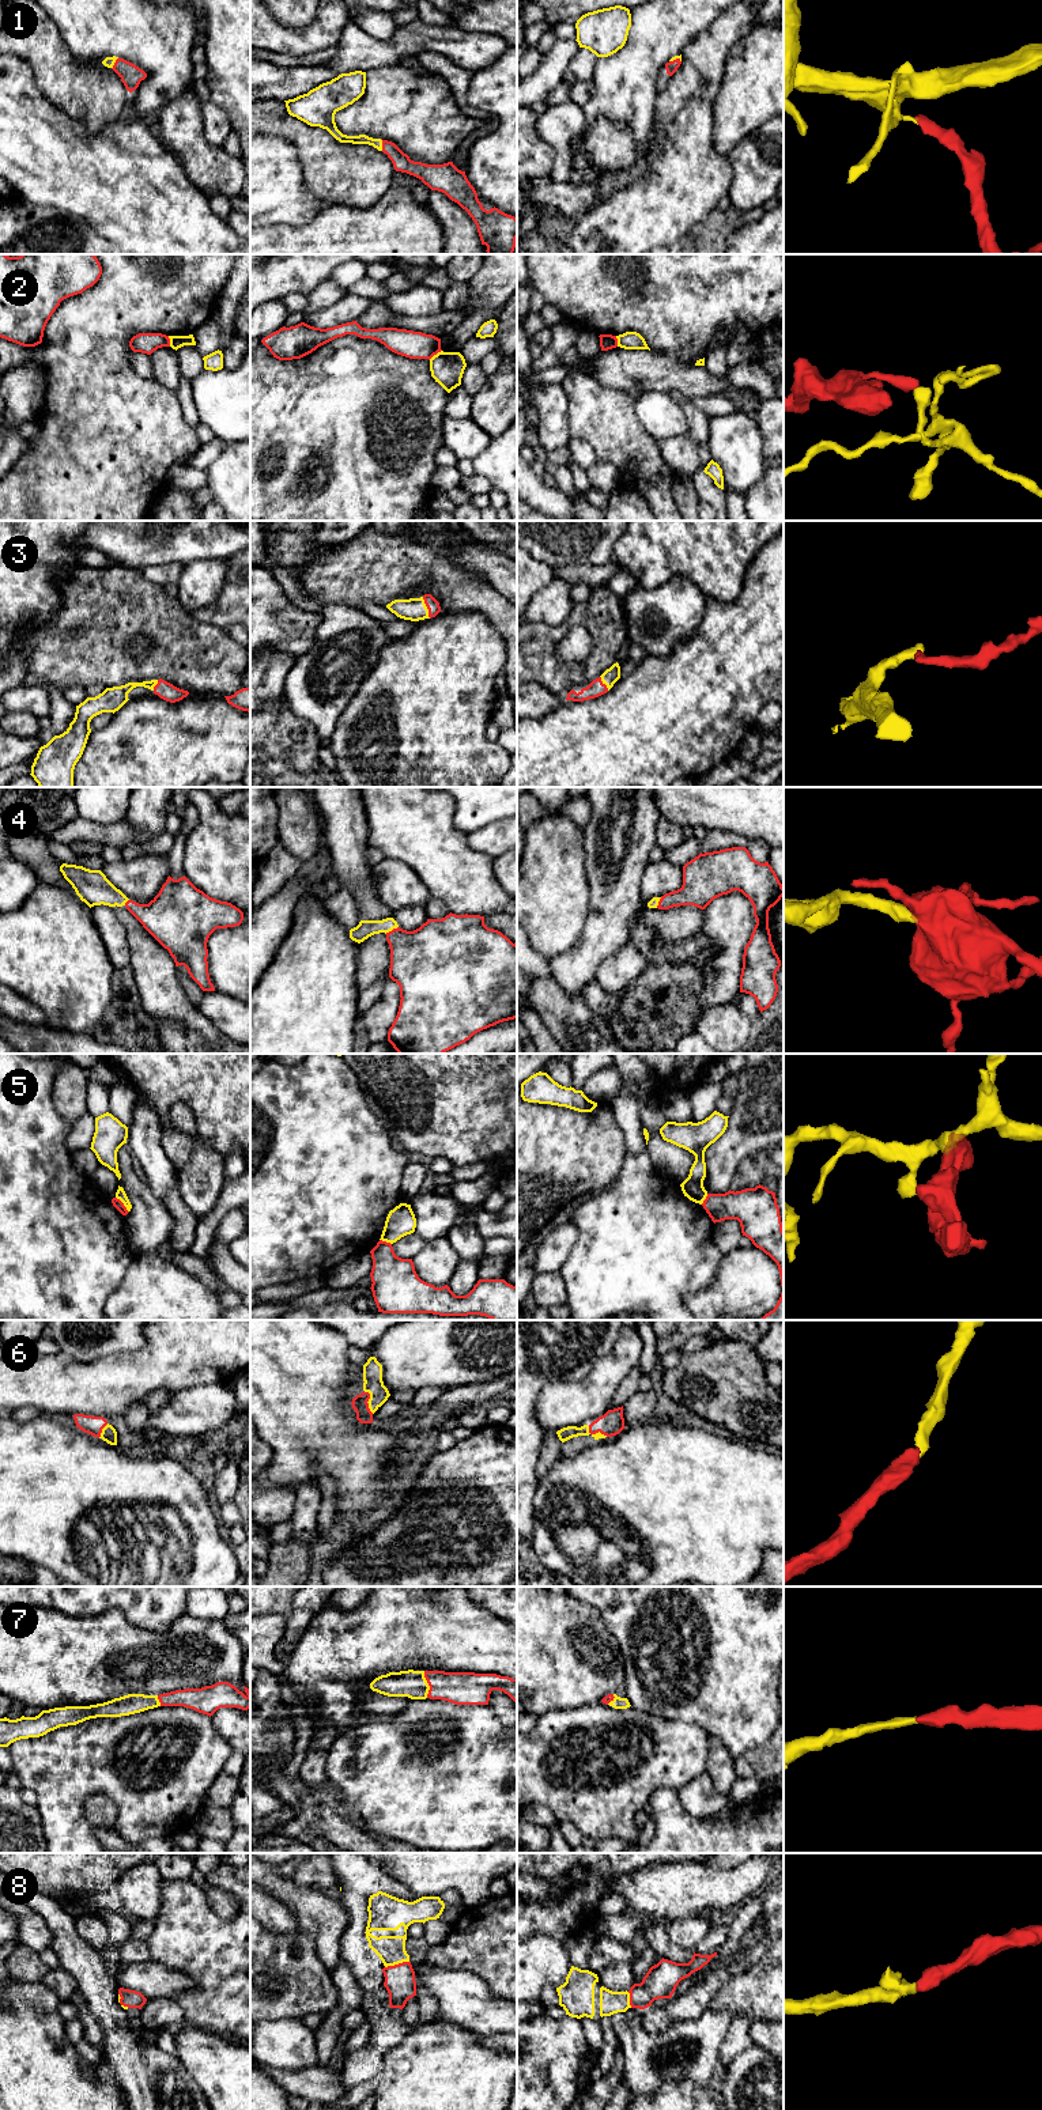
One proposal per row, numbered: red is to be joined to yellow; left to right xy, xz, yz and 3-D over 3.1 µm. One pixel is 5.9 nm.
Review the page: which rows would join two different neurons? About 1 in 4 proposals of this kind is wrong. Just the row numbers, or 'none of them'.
2, 5

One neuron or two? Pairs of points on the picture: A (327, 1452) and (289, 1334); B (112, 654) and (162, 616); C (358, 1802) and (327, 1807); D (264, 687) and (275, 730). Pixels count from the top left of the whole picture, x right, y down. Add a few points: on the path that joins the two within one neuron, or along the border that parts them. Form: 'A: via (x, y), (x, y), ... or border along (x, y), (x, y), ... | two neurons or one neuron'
A: via (309, 1422), (289, 1376), (289, 1364) | one neuron
B: via (116, 639), (139, 616), (147, 616) | one neuron
C: border along (328, 1780), (338, 1800), (365, 1827) | two neurons
D: border along (282, 695), (276, 703), (268, 703), (264, 707) | two neurons

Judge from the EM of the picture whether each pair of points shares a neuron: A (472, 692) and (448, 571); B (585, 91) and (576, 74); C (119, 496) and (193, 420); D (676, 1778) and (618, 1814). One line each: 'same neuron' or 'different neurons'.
A: different neurons
B: different neurons
C: different neurons
D: same neuron

